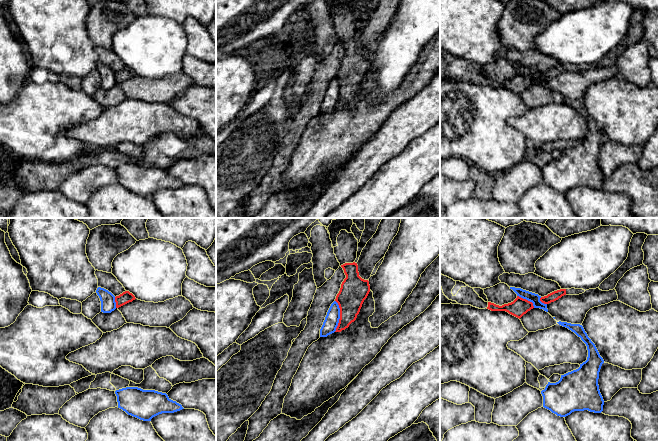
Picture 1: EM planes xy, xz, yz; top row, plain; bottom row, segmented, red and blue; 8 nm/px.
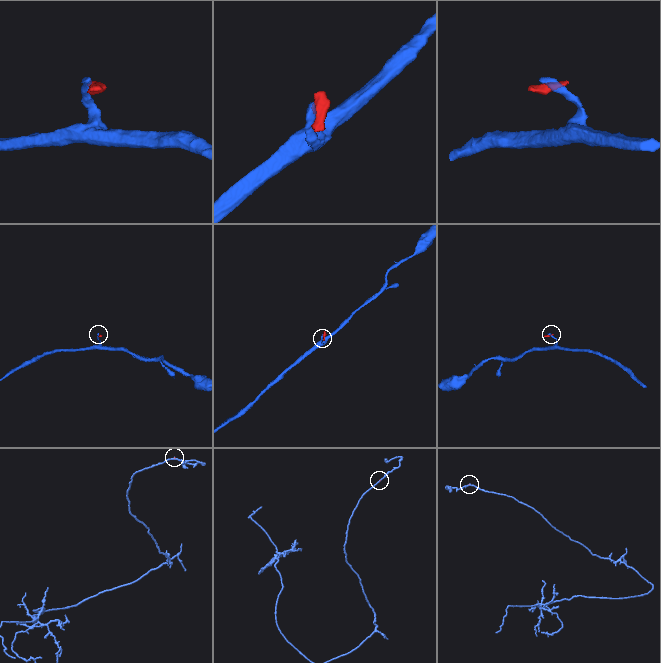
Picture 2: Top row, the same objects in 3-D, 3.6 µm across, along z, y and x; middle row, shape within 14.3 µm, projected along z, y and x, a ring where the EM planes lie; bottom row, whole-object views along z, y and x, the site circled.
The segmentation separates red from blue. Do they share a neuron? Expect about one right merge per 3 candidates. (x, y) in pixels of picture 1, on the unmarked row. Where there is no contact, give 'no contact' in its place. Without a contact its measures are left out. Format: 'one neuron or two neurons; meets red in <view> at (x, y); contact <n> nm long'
two neurons; meets red in xz at (340, 92); contact 260 nm long

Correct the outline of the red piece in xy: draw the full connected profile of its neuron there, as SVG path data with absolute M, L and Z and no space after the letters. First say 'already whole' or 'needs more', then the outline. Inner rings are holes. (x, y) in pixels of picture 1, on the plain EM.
already whole; M125 67L122 70L120 70L119 72L115 73L116 84L119 84L129 78L132 78L135 75L136 74L132 69L130 69L129 67Z

